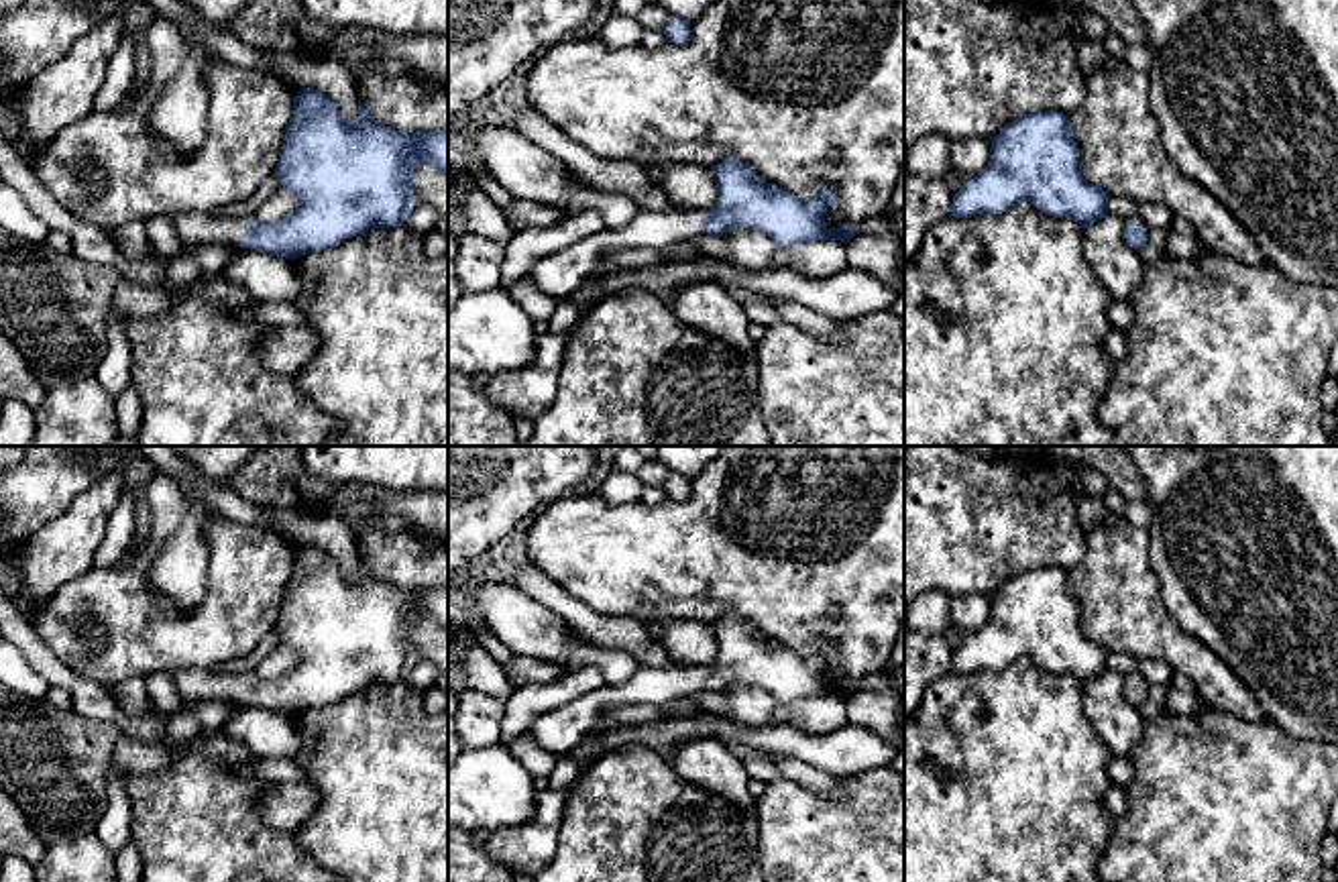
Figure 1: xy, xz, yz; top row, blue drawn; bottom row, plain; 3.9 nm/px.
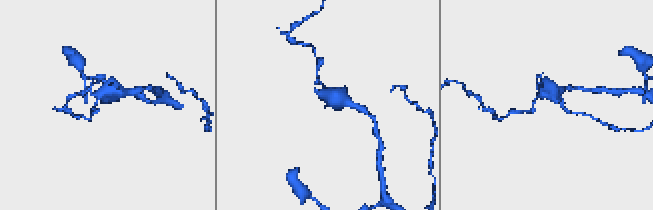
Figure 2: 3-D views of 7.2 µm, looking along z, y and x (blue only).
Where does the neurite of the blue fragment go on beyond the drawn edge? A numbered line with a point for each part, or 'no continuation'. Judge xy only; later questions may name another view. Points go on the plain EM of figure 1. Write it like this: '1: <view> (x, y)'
1: xy (194, 685)

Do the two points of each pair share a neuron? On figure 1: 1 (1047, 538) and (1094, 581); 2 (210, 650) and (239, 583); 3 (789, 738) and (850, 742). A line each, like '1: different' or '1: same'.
1: different
2: same
3: same

